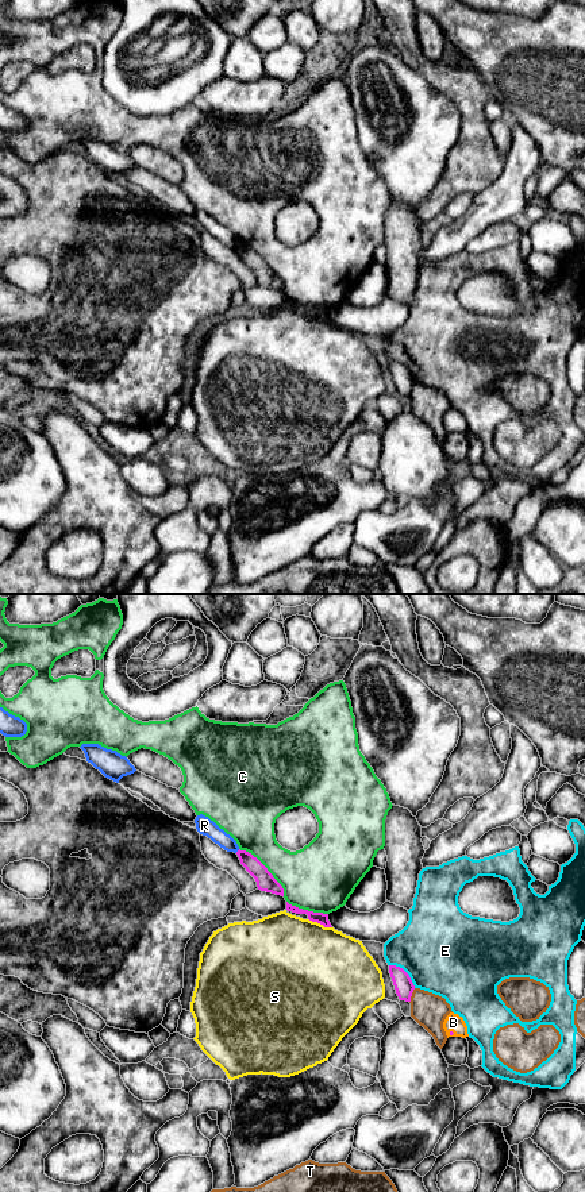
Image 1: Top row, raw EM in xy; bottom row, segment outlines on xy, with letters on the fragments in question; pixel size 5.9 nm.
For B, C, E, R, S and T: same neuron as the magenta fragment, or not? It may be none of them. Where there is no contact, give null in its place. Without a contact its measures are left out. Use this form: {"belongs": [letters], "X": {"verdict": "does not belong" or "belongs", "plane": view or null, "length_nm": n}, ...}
{"belongs": ["B"], "B": {"verdict": "belongs", "plane": "xy", "length_nm": 40}, "C": {"verdict": "does not belong", "plane": "xy", "length_nm": 400}, "E": {"verdict": "does not belong", "plane": "xy", "length_nm": 220}, "R": {"verdict": "does not belong", "plane": "xy", "length_nm": 40}, "S": {"verdict": "does not belong", "plane": "xy", "length_nm": 160}, "T": {"verdict": "does not belong", "plane": "xy", "length_nm": 90}}

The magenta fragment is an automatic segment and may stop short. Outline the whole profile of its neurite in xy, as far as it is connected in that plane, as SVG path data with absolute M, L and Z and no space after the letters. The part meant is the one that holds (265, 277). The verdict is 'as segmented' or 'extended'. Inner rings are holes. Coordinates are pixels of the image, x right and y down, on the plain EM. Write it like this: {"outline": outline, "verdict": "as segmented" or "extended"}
{"outline": "M240 244L236 247L236 250L240 259L255 274L258 285L284 292L282 281L257 252Z", "verdict": "as segmented"}

